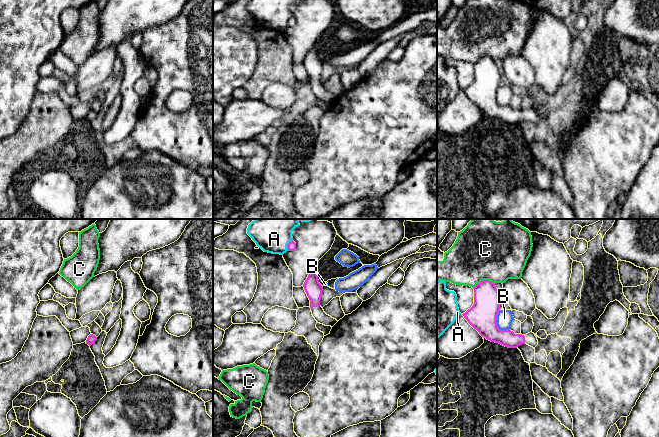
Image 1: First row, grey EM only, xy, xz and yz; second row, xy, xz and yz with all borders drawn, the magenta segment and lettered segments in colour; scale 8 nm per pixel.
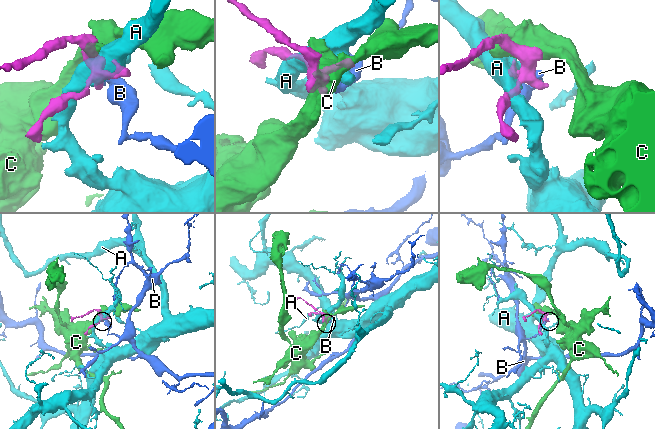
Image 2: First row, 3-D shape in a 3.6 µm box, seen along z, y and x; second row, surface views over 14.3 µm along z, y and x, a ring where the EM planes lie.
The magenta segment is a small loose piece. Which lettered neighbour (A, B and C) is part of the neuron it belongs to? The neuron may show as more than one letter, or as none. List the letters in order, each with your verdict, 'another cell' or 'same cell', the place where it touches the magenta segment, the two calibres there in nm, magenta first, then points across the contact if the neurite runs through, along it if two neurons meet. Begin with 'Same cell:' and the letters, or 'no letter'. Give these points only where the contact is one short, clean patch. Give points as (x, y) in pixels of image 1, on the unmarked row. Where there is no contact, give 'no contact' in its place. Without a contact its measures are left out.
Same cell: no letter
A: another cell; meets magenta in xz at (287, 21); 70 nm thick on the magenta side, 240 nm on the other
B: another cell; meets magenta in yz at (496, 100); 240 nm thick on the magenta side, 130 nm on the other; border along yz (499, 86), (497, 101), (500, 105), (508, 106)
C: another cell; meets magenta in yz at (483, 56); 220 nm thick on the magenta side, 460 nm on the other

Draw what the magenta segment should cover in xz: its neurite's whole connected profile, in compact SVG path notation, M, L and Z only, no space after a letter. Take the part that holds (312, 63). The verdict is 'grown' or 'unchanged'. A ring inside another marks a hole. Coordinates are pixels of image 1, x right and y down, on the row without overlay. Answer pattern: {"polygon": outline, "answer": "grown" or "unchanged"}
{"polygon": "M315 45L308 51L303 63L310 76L310 84L315 96L325 102L333 103L338 97L327 91L320 82L323 62L319 59Z", "answer": "grown"}

